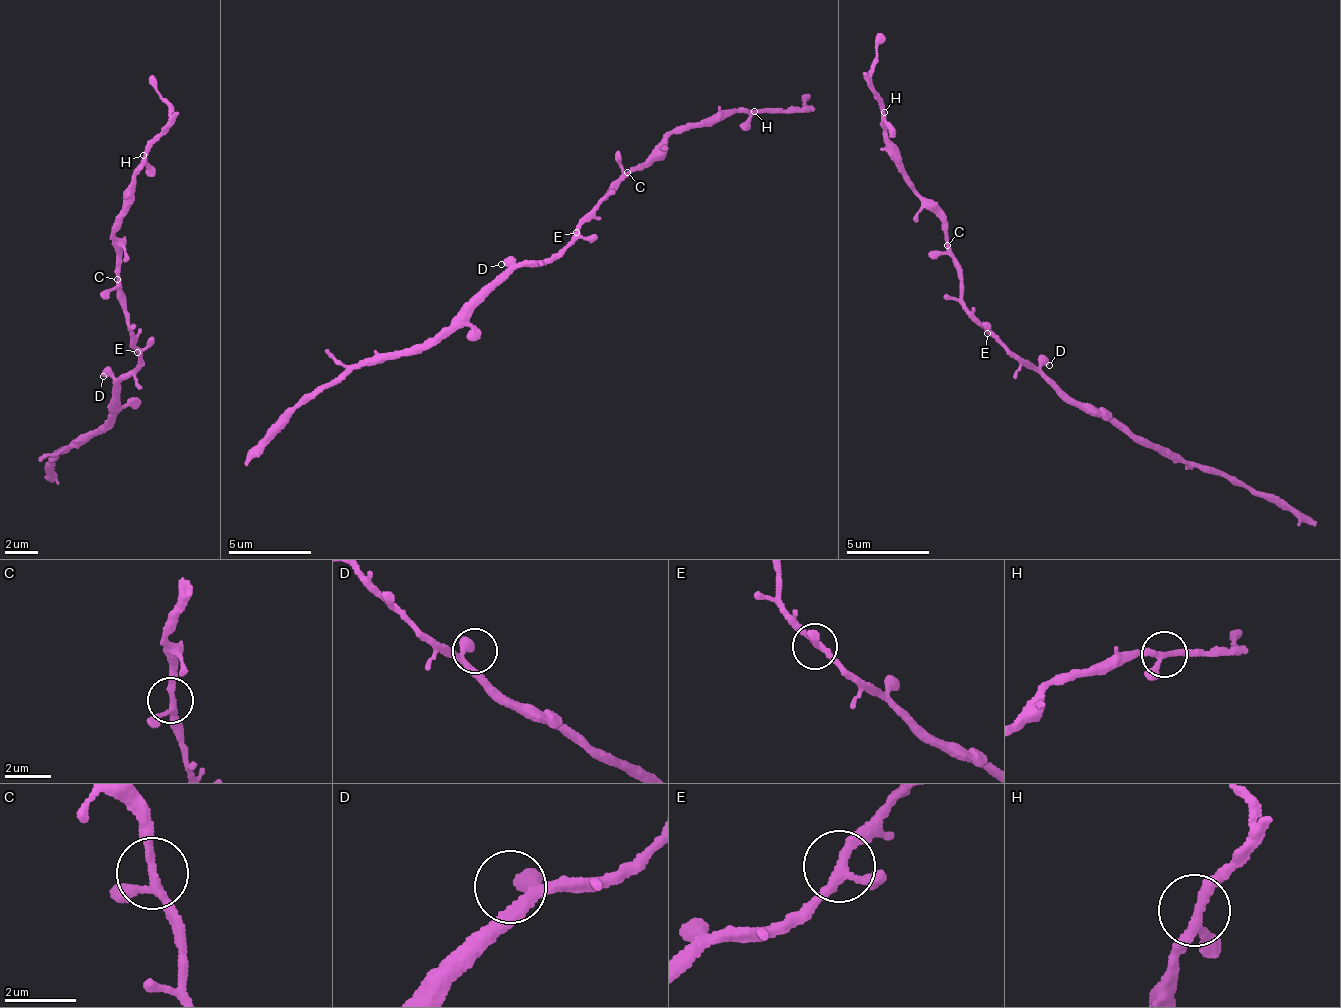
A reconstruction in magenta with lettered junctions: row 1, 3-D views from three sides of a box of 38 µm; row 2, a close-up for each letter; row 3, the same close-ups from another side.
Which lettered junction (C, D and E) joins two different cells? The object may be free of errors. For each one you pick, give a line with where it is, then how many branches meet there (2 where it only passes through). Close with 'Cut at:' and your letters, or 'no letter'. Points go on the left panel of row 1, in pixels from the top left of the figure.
Cut at: no letter

